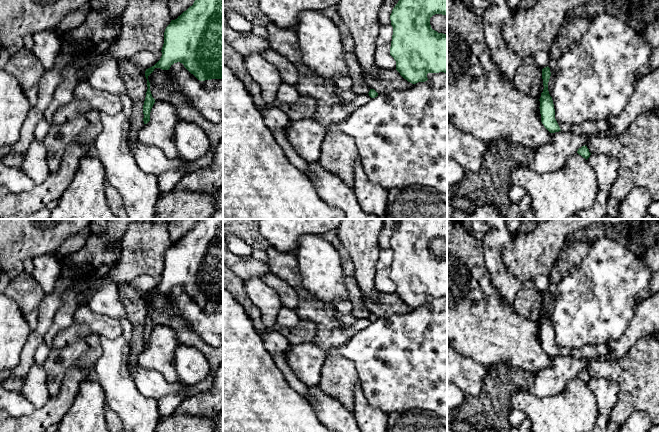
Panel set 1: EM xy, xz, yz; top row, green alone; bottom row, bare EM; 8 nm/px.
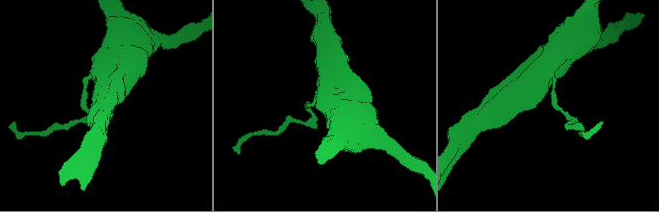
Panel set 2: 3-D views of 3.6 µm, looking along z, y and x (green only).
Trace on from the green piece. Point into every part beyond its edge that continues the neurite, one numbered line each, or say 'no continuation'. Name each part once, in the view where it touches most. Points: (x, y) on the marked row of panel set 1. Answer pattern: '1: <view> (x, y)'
no continuation

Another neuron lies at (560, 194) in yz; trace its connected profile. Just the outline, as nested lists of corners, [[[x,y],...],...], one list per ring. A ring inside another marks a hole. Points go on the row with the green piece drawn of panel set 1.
[[[577,152],[559,170],[538,173],[529,166],[517,166],[510,178],[530,195],[536,219],[568,219],[593,205],[598,193],[594,170]]]

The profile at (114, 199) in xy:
[[[107,180],[105,181],[105,196],[110,210],[117,219],[128,219],[121,195]]]

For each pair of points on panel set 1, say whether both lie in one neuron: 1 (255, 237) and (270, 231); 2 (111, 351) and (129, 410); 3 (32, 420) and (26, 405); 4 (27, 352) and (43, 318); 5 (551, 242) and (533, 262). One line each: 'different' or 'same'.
1: different
2: same
3: different
4: same
5: same

